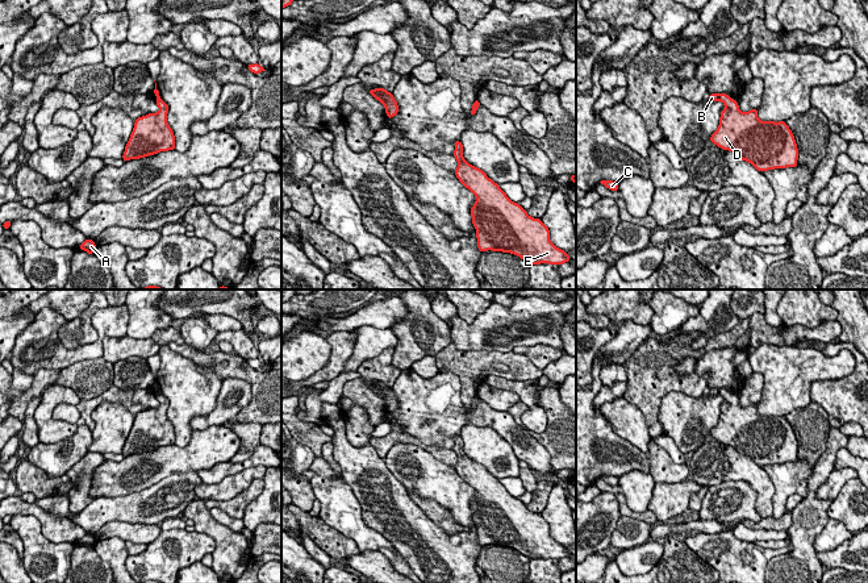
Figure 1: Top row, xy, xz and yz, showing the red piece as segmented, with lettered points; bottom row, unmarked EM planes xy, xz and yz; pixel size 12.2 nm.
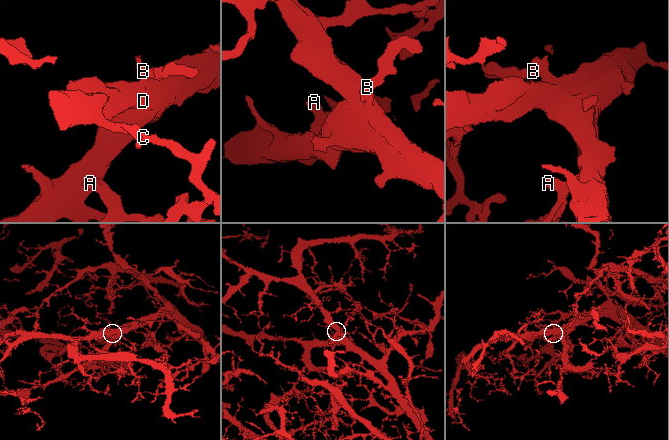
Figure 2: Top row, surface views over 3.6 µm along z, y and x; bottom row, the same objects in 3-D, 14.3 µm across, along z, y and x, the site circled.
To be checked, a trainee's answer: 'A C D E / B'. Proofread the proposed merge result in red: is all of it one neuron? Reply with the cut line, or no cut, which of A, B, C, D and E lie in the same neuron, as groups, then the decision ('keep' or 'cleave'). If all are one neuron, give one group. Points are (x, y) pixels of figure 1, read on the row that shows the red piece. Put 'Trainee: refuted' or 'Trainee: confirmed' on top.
Trainee: refuted
no cut | A B C D E | keep

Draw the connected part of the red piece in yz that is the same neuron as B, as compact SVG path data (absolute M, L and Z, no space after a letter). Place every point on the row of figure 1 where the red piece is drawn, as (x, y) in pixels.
M710 93L709 100L725 104L710 142L733 151L760 172L798 165L797 143L785 121L761 121L756 108L740 112L738 103L727 93Z

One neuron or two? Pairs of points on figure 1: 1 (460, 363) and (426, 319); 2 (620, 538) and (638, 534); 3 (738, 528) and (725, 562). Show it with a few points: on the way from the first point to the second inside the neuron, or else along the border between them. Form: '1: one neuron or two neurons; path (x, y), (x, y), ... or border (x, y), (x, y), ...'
1: two neurons; border (450, 341), (435, 355)
2: one neuron; path (624, 537), (634, 534)
3: two neurons; border (730, 529), (738, 538), (752, 542)

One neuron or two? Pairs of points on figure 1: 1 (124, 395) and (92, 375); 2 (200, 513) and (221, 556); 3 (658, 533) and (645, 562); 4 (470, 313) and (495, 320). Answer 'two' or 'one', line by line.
1: two
2: one
3: two
4: two

